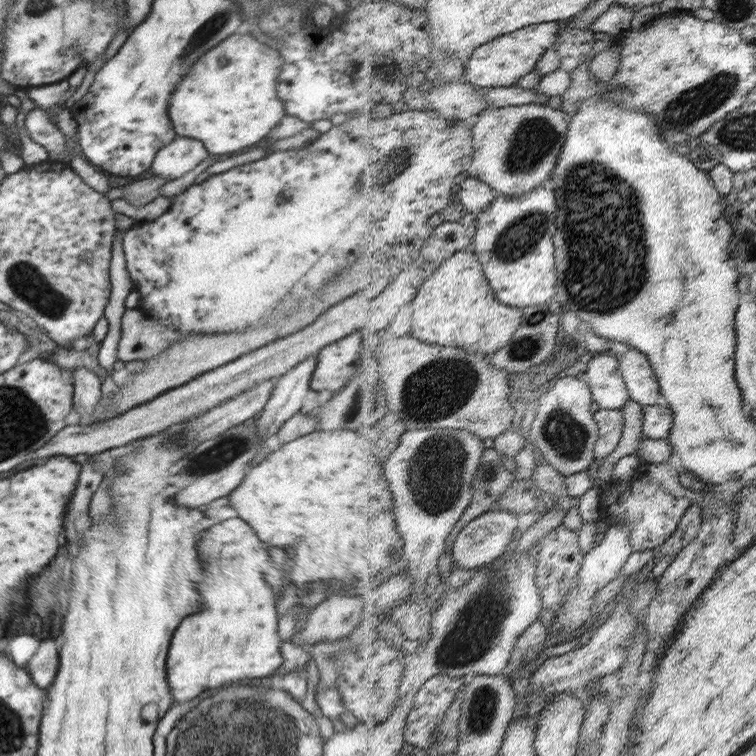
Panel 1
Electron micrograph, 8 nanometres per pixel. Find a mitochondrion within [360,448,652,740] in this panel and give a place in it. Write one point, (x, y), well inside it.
(481, 622)

